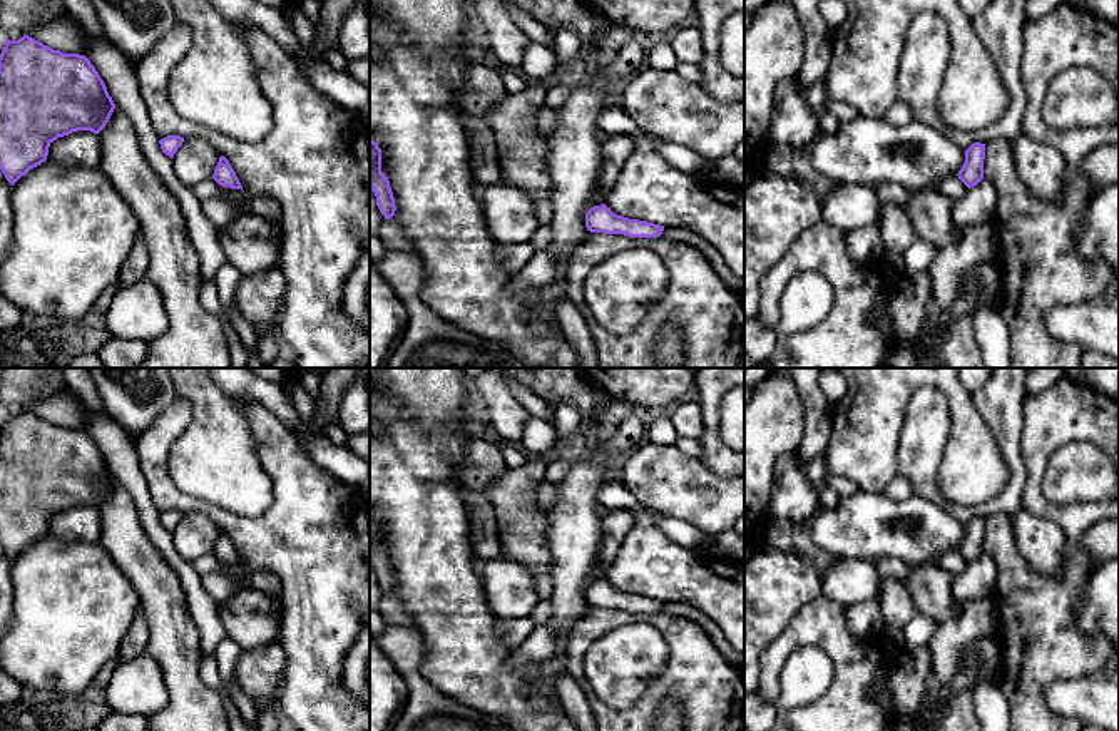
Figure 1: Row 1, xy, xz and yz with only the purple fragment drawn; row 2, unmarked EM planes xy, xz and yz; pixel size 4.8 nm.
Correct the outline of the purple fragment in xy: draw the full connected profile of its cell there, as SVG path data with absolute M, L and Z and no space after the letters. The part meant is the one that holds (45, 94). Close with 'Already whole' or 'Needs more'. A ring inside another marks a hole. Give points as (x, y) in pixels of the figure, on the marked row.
M28 35L5 38L0 54L0 169L12 186L47 161L49 147L59 137L77 130L99 134L114 109L104 80L85 55L54 50Z. Already whole

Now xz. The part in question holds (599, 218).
M605 204L594 206L585 212L585 227L590 233L624 234L629 238L659 238L664 226L617 216Z. Already whole

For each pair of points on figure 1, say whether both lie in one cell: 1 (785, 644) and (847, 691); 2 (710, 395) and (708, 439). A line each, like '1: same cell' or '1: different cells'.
1: same cell
2: same cell

